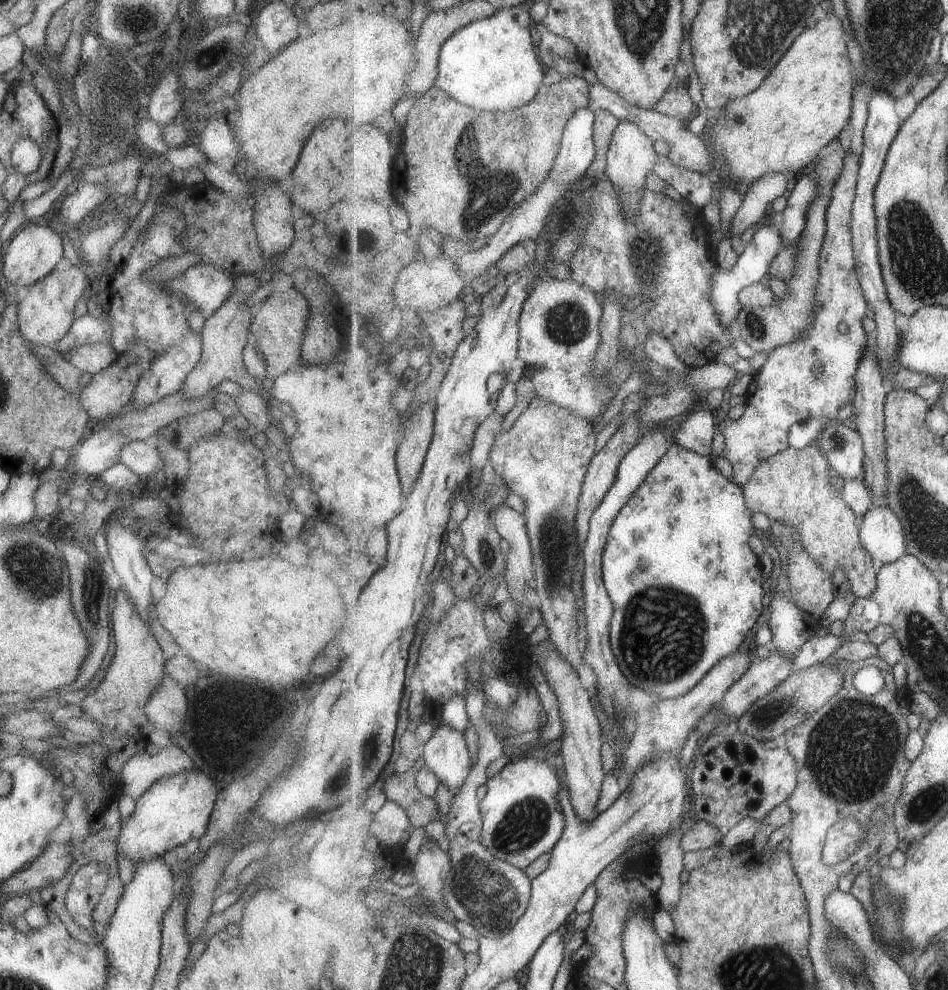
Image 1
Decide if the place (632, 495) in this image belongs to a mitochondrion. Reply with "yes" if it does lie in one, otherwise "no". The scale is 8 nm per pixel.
no

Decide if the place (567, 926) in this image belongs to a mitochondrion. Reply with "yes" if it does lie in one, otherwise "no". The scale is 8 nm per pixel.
no

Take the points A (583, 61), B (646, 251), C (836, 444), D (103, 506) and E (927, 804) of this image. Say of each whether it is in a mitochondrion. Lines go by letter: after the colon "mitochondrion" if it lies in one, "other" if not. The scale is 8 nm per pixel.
A: other
B: mitochondrion
C: mitochondrion
D: other
E: mitochondrion

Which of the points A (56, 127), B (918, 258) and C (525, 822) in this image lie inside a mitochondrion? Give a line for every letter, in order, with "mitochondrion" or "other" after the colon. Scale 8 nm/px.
A: other
B: mitochondrion
C: mitochondrion

